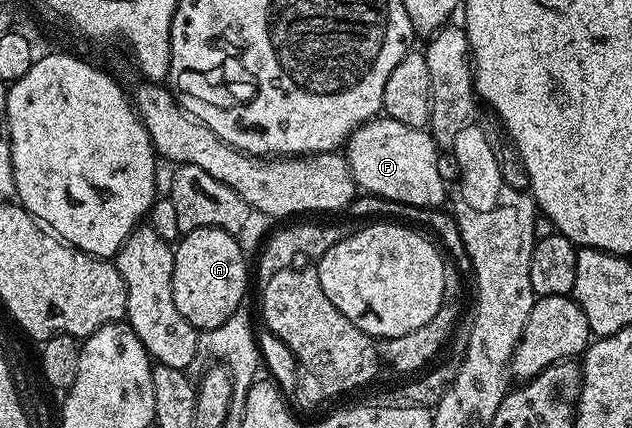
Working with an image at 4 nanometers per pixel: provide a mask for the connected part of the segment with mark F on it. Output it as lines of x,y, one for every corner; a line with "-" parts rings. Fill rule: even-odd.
386,117
362,123
345,144
345,158
356,188
404,207
439,209
448,202
449,183
447,187
439,172
439,154
440,148
430,130
401,125
401,121

